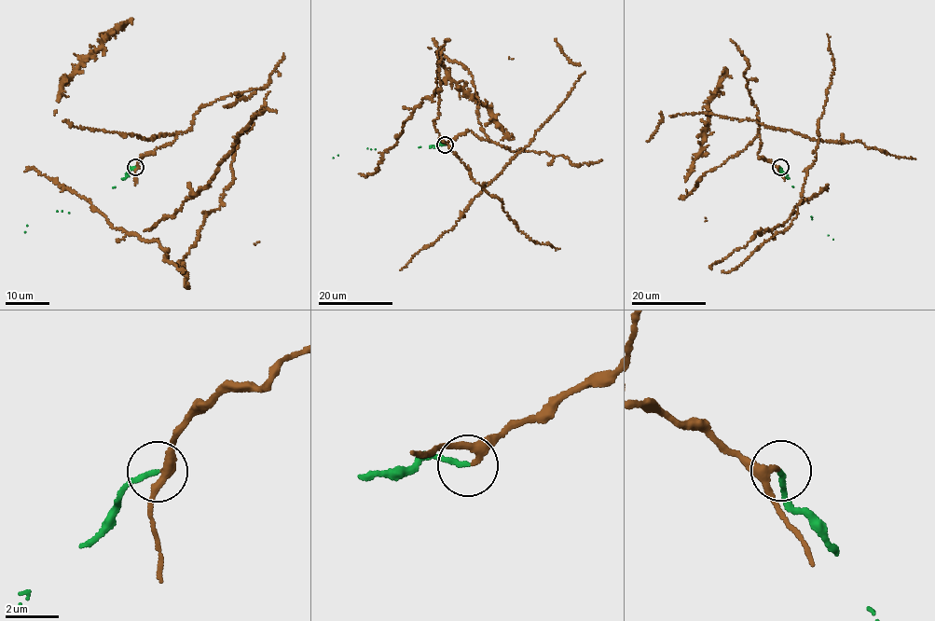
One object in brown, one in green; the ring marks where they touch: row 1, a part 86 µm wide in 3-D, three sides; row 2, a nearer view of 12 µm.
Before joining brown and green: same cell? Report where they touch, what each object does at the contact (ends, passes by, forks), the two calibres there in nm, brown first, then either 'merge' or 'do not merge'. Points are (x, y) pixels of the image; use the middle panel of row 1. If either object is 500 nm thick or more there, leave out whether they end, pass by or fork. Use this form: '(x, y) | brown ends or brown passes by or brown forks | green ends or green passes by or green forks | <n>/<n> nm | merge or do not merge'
(445, 144) | brown passes by | green ends | 220/190 nm | merge

